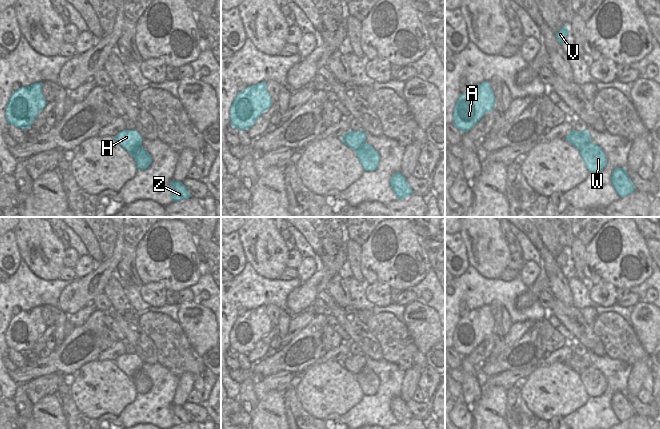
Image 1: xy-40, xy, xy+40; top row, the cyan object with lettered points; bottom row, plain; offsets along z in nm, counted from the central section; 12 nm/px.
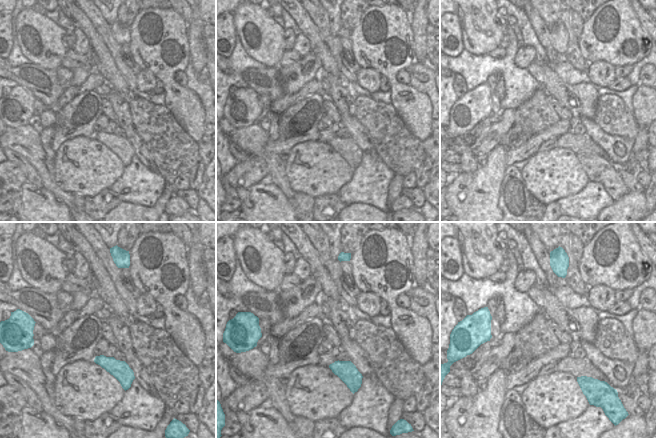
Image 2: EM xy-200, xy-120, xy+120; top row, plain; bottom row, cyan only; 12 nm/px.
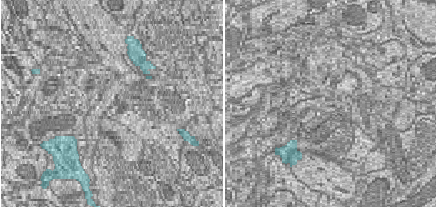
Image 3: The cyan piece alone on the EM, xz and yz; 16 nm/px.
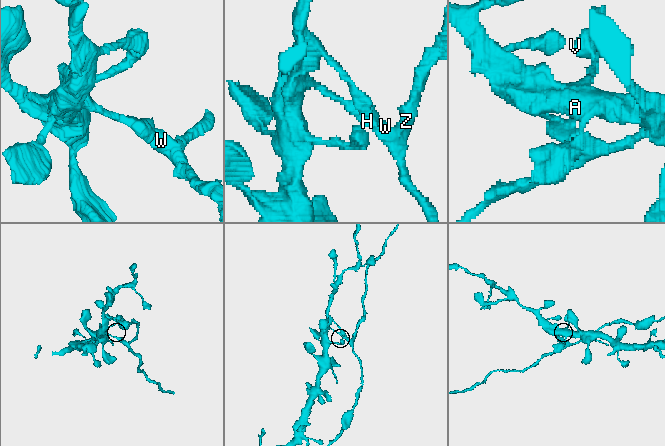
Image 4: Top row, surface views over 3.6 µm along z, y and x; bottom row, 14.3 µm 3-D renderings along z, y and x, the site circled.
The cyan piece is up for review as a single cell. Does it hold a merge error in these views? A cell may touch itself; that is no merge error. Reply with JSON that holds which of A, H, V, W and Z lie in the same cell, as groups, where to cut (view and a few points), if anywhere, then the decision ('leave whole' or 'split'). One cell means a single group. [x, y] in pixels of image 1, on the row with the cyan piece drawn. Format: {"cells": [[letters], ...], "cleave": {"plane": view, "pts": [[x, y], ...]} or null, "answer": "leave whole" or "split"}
{"cells": [["A", "H", "V"], ["W", "Z"]], "cleave": {"plane": "xy", "pts": [[365, 142], [356, 151]]}, "answer": "split"}

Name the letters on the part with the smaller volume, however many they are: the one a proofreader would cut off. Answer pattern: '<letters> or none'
W, Z

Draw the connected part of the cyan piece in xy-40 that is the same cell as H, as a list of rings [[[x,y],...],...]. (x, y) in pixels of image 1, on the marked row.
[[[123,130],[115,136],[116,141],[122,146],[129,154],[133,154],[137,148],[142,145],[143,138],[138,131]]]

